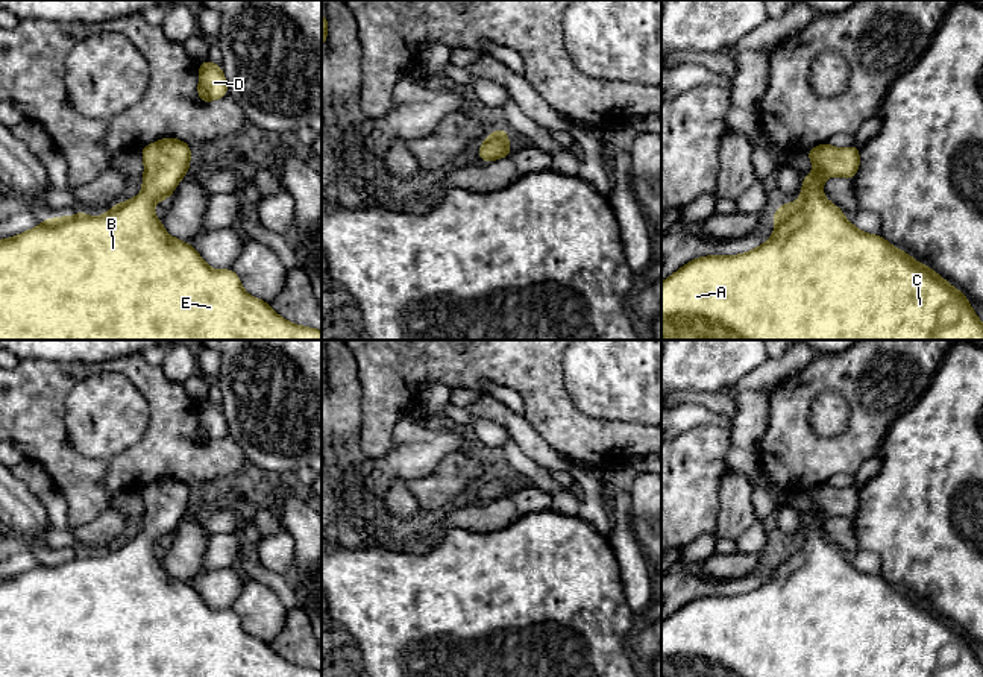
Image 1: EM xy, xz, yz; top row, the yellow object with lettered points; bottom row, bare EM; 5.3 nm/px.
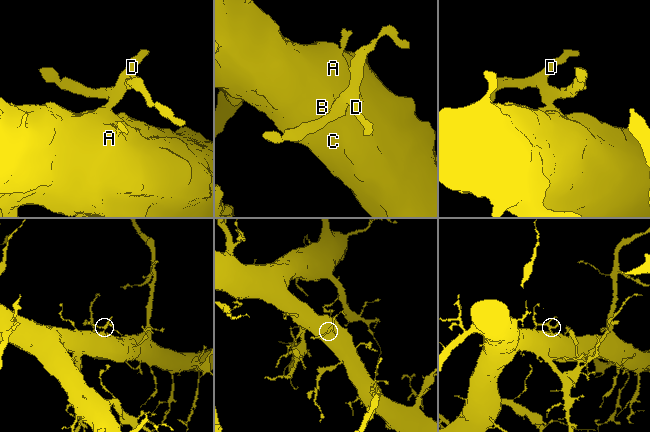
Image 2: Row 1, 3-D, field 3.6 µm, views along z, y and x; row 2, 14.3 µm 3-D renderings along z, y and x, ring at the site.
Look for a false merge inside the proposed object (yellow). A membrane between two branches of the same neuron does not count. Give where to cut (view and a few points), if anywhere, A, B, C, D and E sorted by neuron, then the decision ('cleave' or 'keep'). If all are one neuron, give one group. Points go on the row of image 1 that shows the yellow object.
no cut; A B C D E; keep

